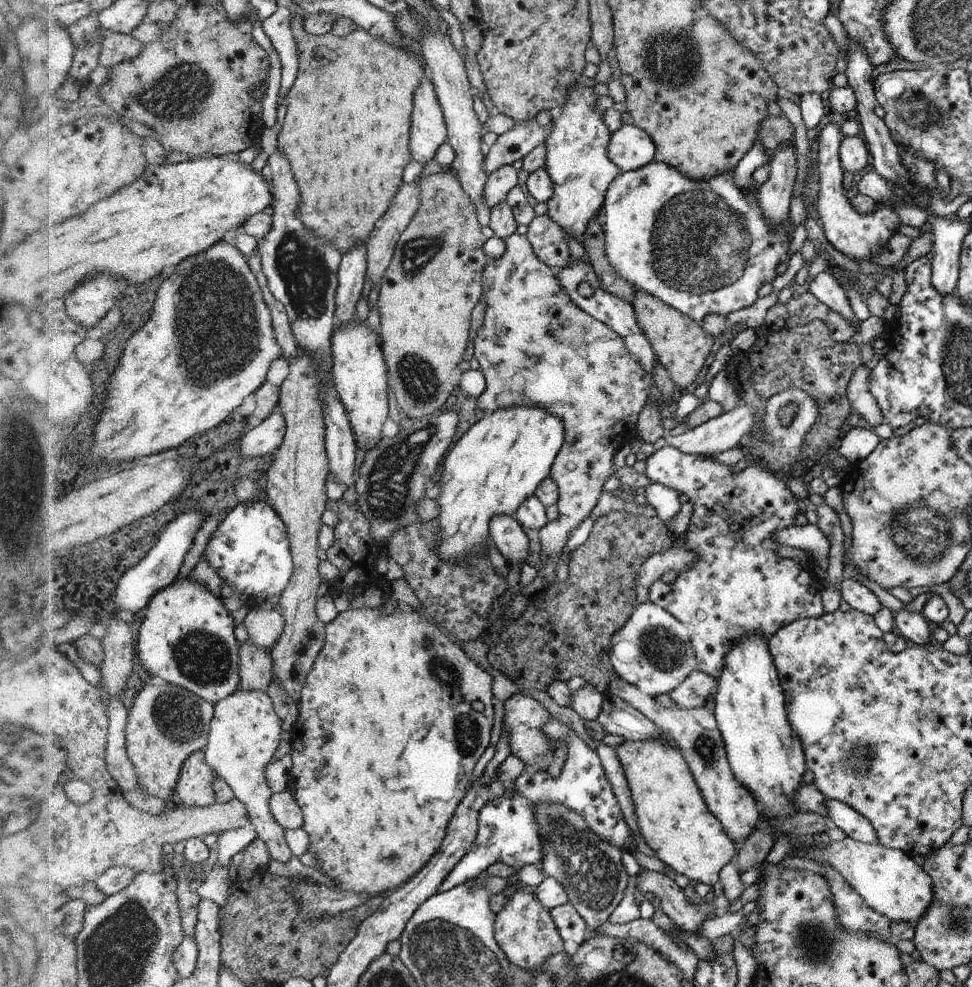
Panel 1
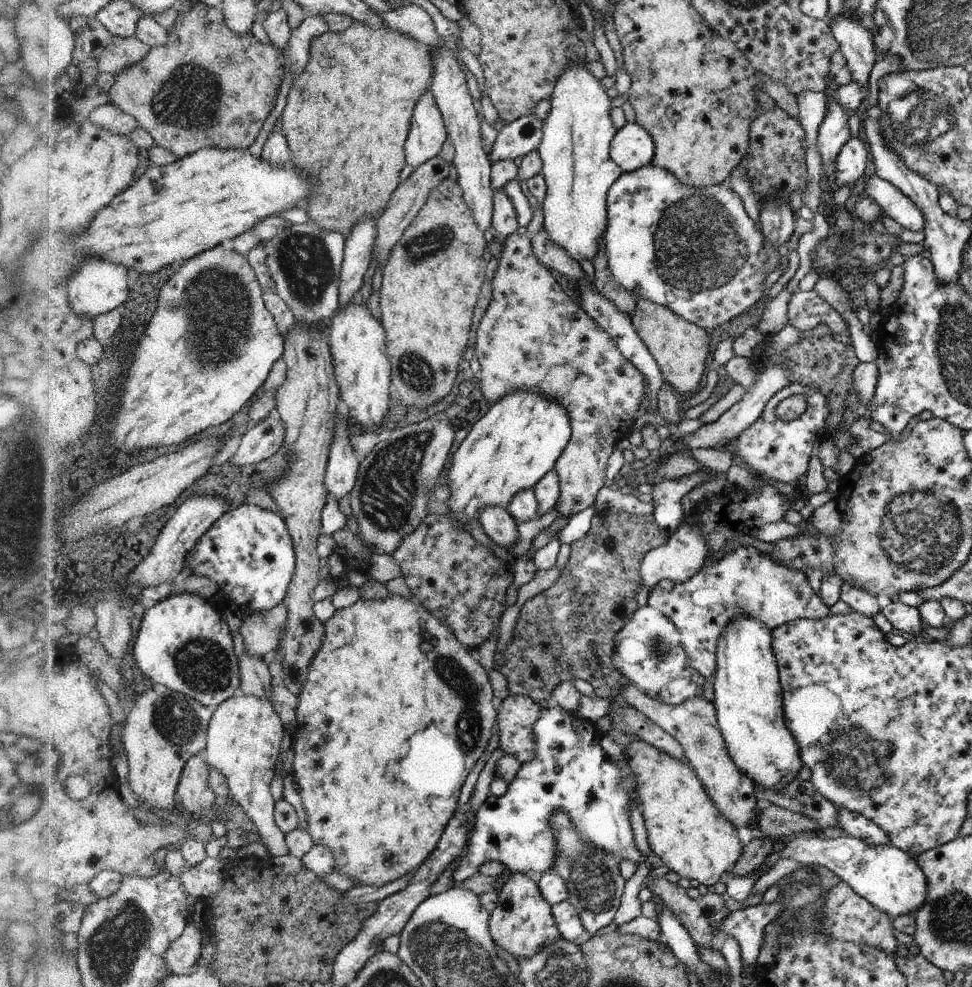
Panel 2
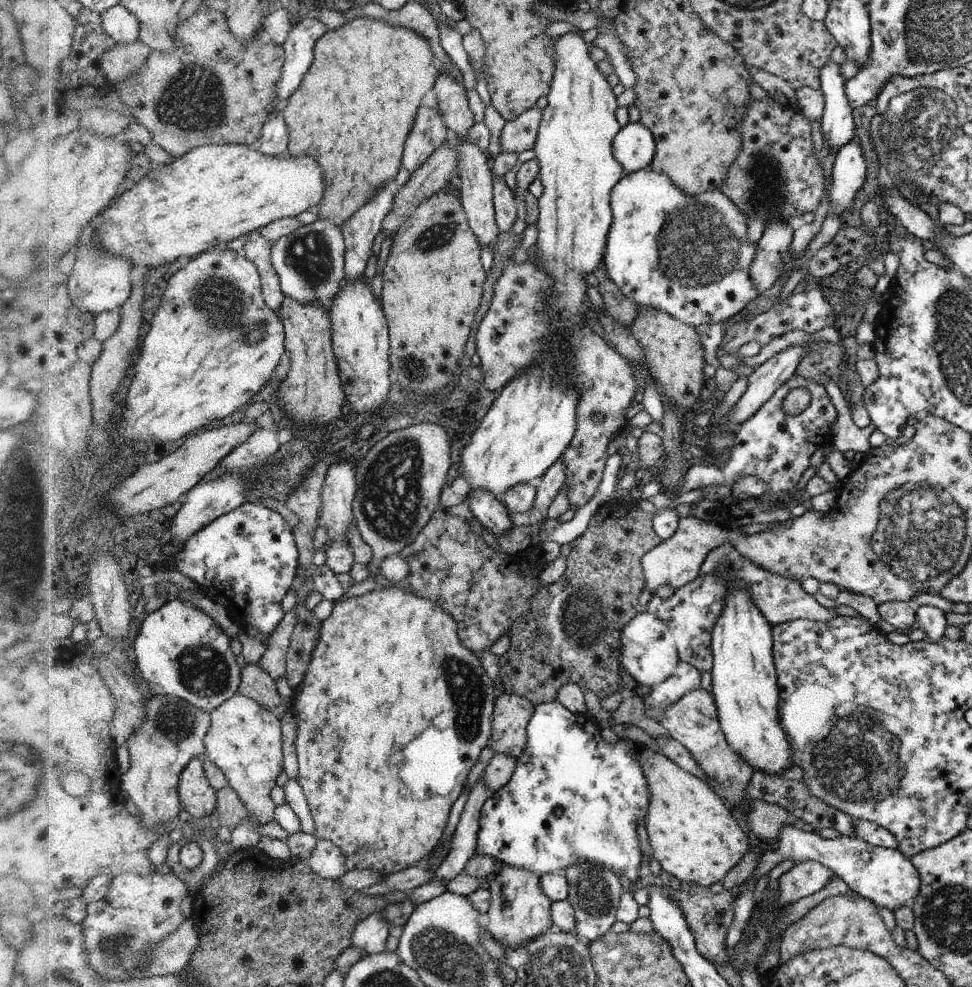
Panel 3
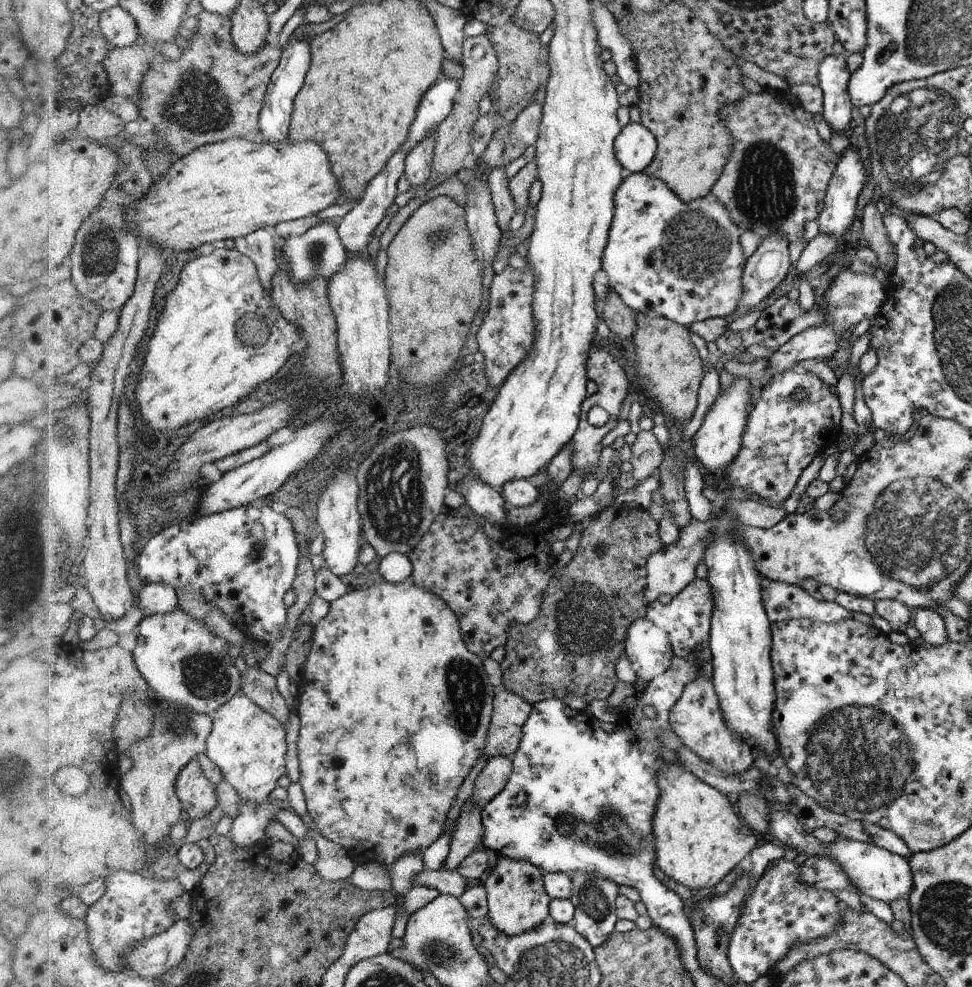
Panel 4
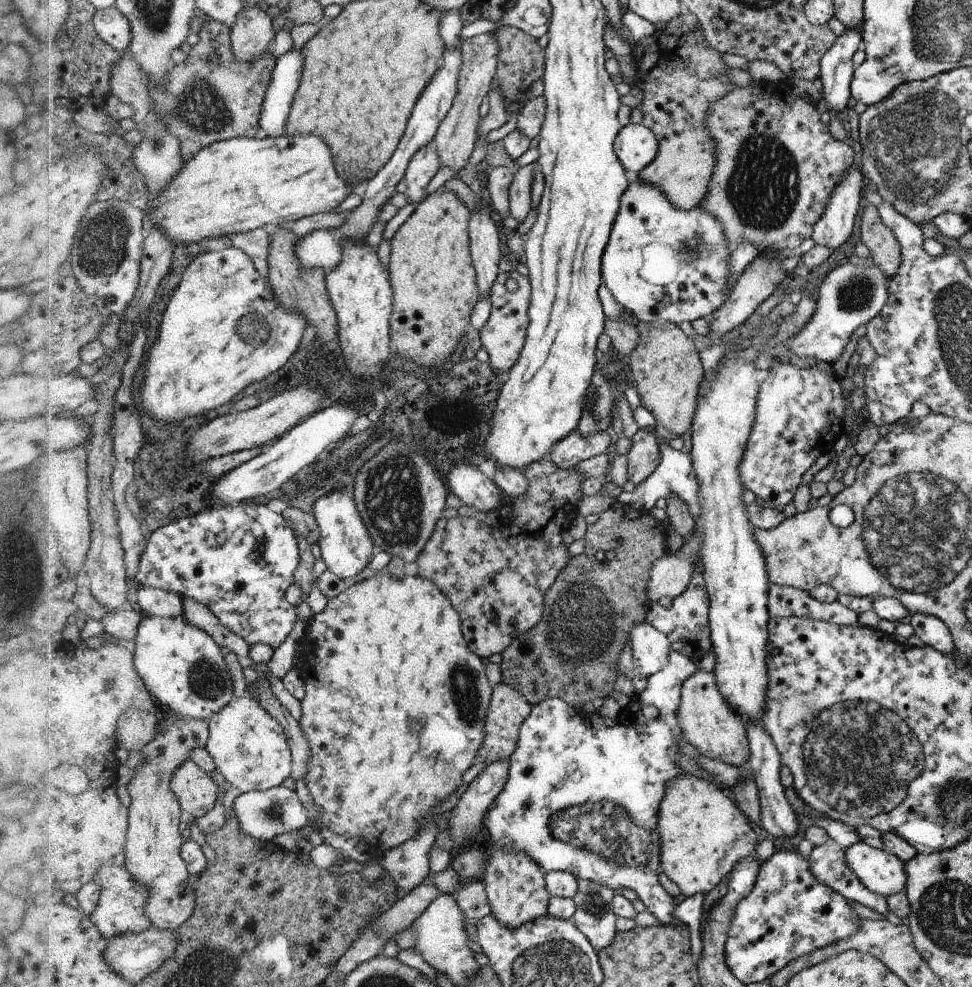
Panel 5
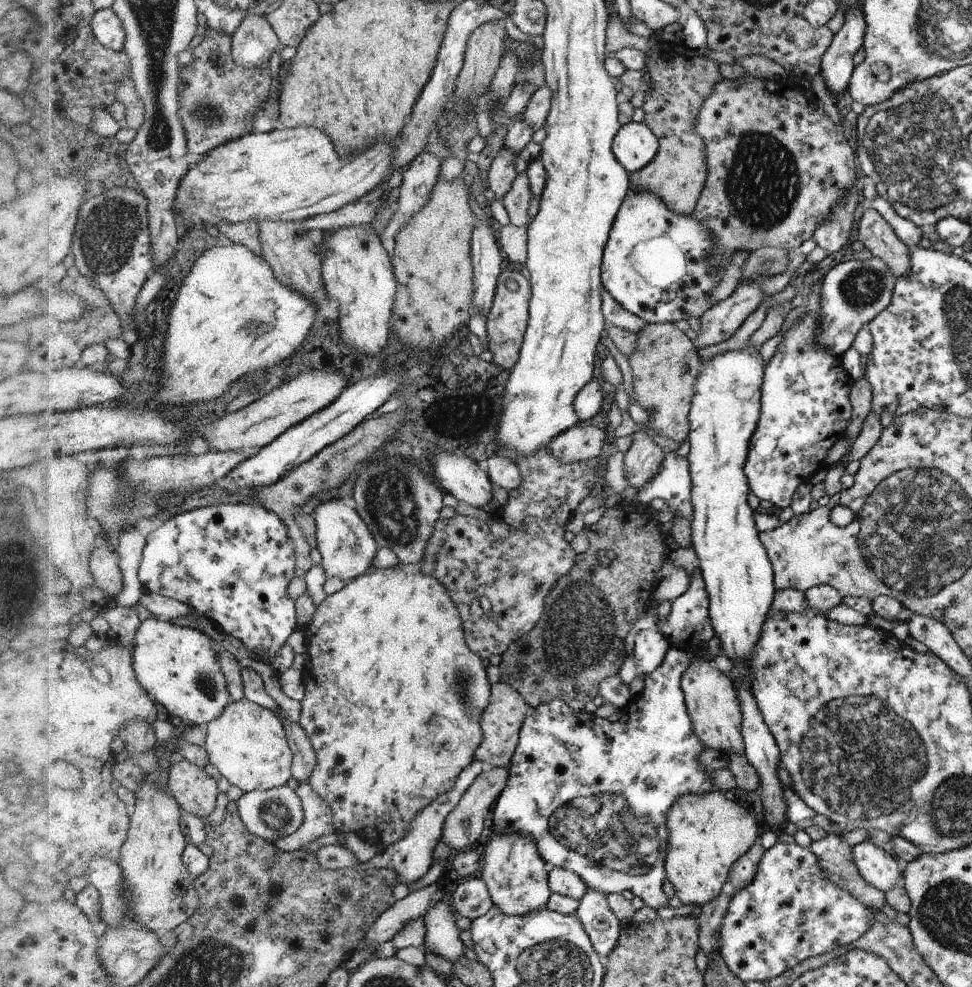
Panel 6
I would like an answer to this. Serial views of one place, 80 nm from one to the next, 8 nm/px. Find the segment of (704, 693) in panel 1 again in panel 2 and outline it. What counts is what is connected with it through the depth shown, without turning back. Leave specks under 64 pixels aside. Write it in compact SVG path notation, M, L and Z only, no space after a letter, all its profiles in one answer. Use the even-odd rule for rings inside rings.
M687 666L679 678L672 680L658 696L655 696L665 705L676 706L682 704L685 699L692 696L702 695L704 690L705 678L694 668Z

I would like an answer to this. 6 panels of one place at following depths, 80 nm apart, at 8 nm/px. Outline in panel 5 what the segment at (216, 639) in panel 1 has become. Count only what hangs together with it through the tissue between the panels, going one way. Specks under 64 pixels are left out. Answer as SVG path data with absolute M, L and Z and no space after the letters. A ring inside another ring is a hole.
M185 615L172 618L146 616L141 622L136 645L134 654L136 670L145 680L151 693L175 714L210 721L235 699L234 680L226 662L226 648L220 646L206 630L188 622Z

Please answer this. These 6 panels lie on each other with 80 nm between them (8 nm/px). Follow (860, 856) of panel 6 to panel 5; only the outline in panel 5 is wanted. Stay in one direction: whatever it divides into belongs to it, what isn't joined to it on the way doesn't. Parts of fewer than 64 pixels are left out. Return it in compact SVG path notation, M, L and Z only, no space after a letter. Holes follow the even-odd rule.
M858 841L844 849L848 868L870 892L885 896L905 891L908 884L906 862L884 848Z

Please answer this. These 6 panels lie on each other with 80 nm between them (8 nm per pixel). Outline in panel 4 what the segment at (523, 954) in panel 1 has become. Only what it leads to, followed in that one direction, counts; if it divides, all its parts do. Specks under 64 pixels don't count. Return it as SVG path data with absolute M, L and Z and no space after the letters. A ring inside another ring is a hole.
M495 857L490 870L487 872L482 884L487 890L488 912L486 919L506 936L515 937L522 933L536 930L549 918L548 904L550 897L544 892L542 872L528 861L513 861L508 857Z

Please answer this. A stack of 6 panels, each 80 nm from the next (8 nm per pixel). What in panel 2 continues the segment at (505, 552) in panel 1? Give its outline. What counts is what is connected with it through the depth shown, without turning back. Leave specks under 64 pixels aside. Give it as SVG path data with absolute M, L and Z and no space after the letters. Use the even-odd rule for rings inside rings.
M484 506L479 512L478 522L492 541L509 549L519 537L518 522L502 506Z

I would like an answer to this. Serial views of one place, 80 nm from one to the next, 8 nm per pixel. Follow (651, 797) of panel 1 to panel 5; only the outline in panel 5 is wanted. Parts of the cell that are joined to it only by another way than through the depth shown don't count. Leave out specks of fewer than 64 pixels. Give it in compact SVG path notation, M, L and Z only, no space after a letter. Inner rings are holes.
M684 773L671 780L667 784L666 799L659 808L659 820L657 827L663 839L663 863L661 868L663 872L680 888L684 896L694 894L709 893L724 877L728 877L734 864L742 858L748 857L748 854L754 852L756 848L756 832L750 826L748 817L738 810L728 796L720 790L720 786L705 779L698 778L690 773Z

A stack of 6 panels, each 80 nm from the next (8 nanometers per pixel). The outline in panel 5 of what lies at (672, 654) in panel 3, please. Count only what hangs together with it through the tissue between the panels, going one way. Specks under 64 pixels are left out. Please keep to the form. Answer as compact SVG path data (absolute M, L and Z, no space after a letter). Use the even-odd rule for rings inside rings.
M647 621L636 625L632 649L635 674L642 674L647 678L668 664L672 651L670 638Z

